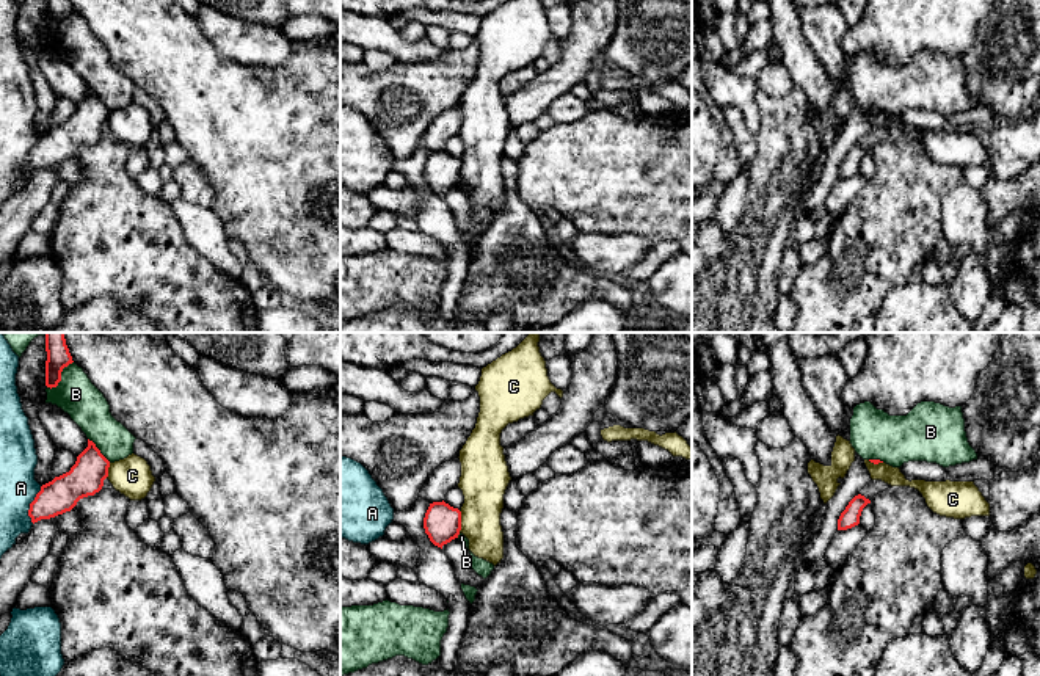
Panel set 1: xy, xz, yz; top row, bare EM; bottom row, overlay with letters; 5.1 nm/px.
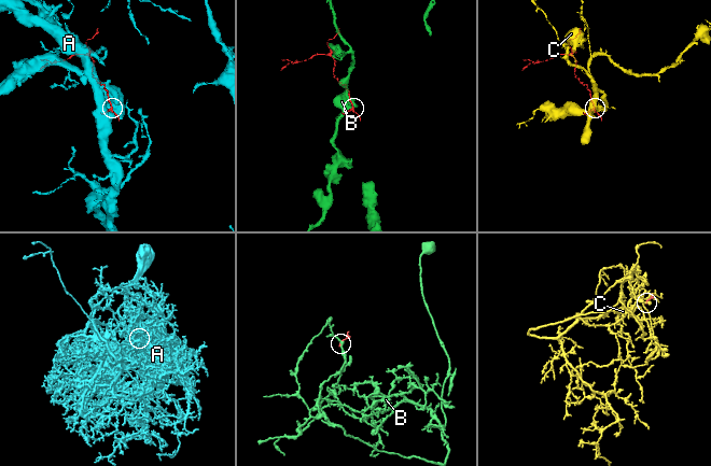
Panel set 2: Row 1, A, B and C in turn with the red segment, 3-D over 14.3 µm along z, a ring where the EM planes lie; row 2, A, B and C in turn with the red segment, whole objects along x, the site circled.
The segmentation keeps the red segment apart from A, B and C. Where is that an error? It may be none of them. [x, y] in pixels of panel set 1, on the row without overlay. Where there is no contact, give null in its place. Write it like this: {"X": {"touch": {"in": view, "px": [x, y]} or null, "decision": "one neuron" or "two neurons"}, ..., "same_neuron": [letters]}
{"A": {"touch": {"in": "xy", "px": [30, 154]}, "decision": "two neurons"}, "B": {"touch": {"in": "xy", "px": [60, 25]}, "decision": "two neurons"}, "C": {"touch": {"in": "xz", "px": [460, 170]}, "decision": "two neurons"}, "same_neuron": []}

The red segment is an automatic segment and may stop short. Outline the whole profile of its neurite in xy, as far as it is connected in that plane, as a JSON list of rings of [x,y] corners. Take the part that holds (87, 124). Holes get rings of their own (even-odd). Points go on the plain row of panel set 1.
[[[88,88],[88,96],[77,105],[71,119],[41,135],[30,152],[31,171],[71,160],[80,147],[99,141],[108,125],[108,116],[110,110]]]

